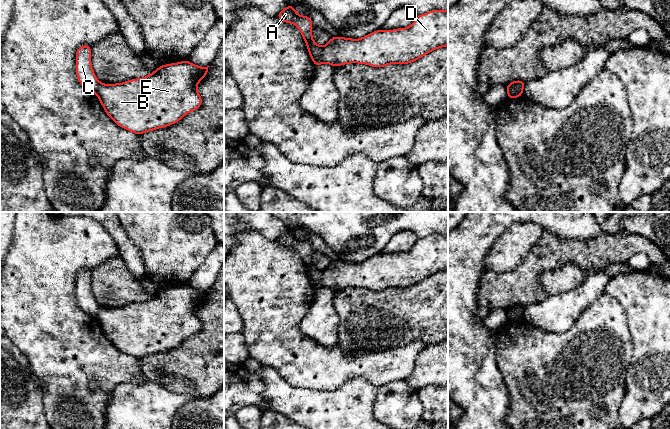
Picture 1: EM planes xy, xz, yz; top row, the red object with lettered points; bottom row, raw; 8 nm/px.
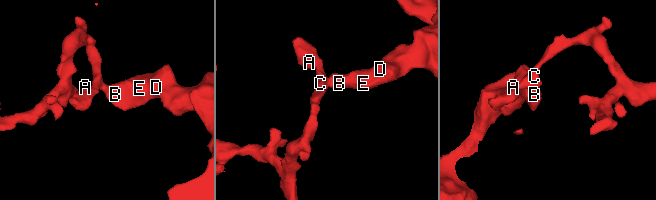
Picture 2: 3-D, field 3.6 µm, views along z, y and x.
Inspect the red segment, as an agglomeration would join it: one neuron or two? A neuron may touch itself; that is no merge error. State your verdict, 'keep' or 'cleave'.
cleave

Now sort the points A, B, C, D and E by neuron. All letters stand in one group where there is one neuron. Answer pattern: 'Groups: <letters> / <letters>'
Groups: A C / B D E

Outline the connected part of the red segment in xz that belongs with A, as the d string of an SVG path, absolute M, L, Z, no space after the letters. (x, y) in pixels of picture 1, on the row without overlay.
M287 229L278 239L276 240L279 244L285 247L291 247L296 249L300 257L306 266L307 274L309 279L317 291L323 287L322 284L322 271L317 269L312 261L312 244L309 240L300 240L294 233L294 230Z

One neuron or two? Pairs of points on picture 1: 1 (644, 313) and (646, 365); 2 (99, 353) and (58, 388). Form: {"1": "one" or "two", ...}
{"1": "one", "2": "one"}

